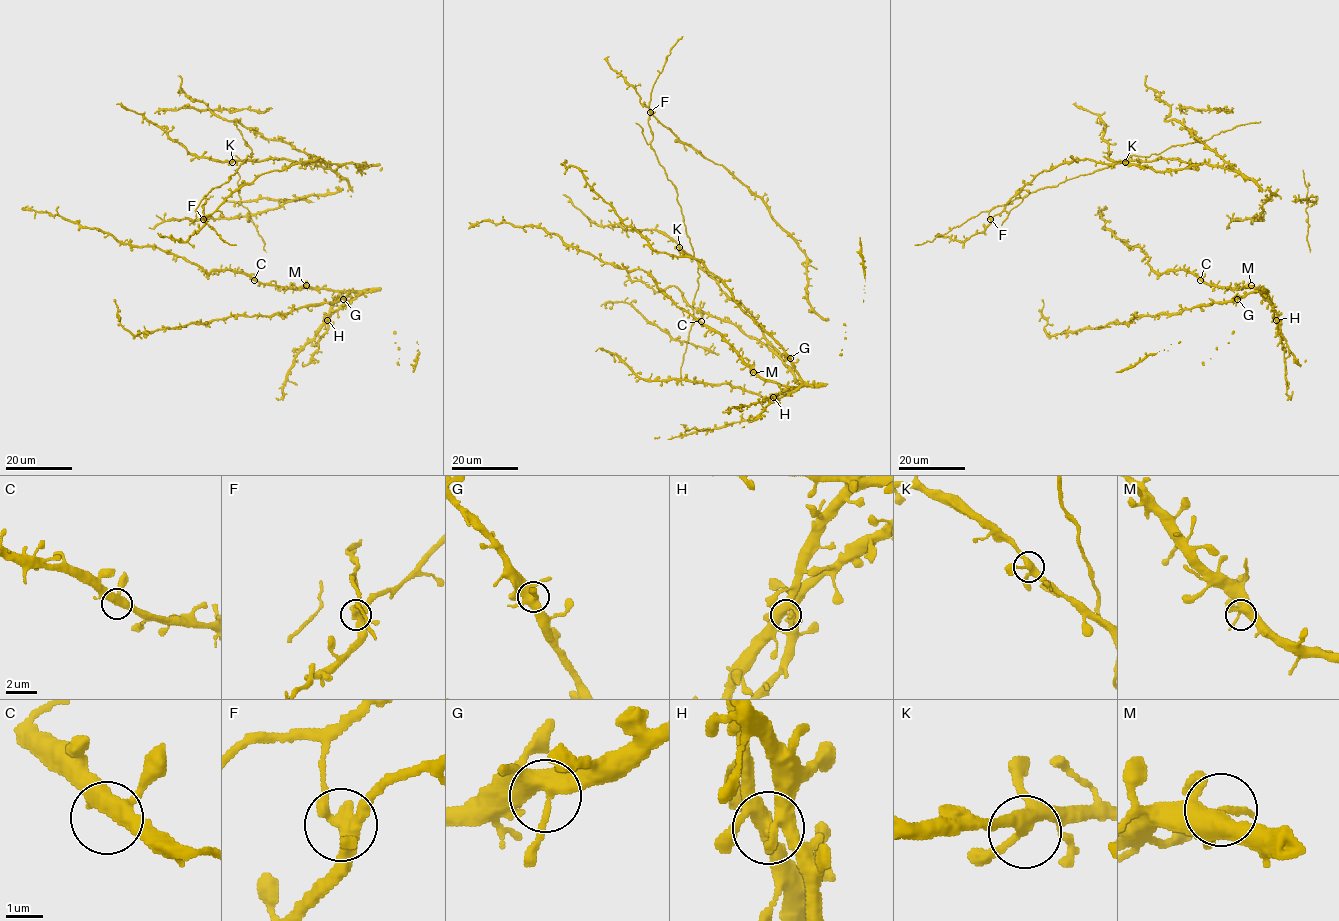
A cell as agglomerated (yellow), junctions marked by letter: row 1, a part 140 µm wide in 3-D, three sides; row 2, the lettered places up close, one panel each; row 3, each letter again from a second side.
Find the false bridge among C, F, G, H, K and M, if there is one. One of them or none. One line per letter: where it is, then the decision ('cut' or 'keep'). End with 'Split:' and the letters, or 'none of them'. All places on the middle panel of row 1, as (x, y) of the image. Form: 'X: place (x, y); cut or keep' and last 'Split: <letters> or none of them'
C: place (701, 321); keep
F: place (650, 112); cut
G: place (790, 358); keep
H: place (773, 397); keep
K: place (679, 247); keep
M: place (753, 372); keep
Split: F

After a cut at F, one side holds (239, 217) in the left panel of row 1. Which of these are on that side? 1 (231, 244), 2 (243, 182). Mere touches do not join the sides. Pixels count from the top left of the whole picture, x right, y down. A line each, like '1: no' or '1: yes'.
1: no
2: yes

